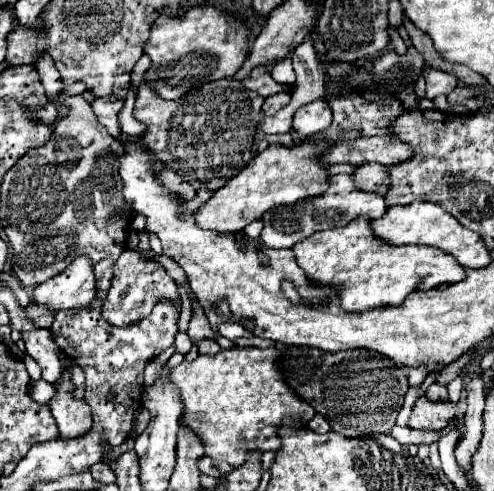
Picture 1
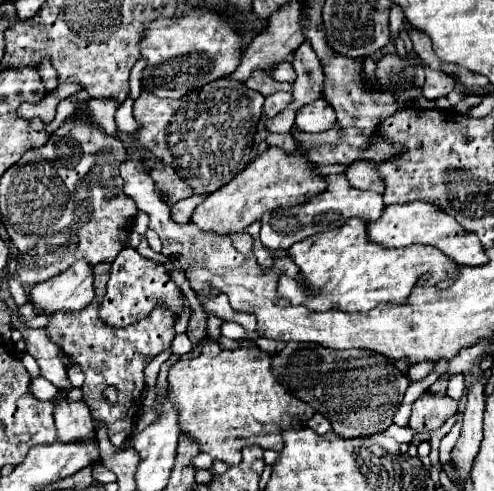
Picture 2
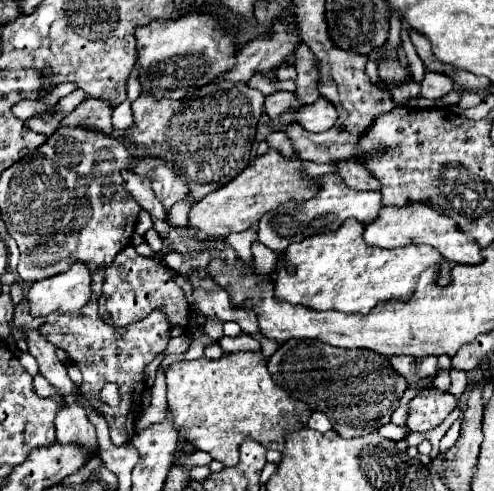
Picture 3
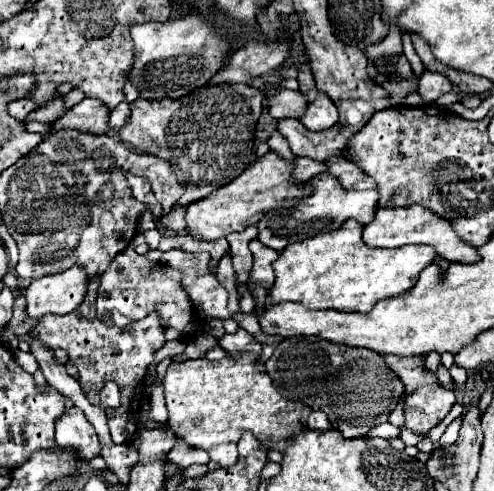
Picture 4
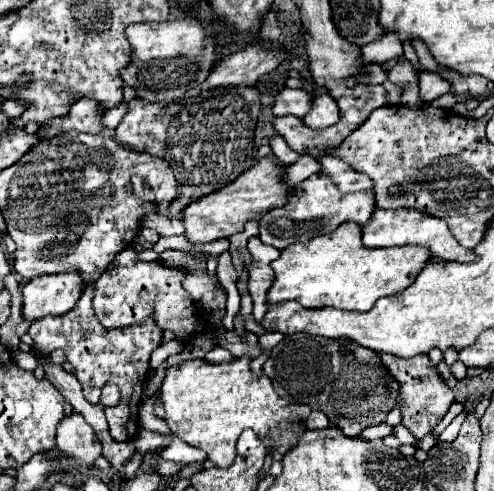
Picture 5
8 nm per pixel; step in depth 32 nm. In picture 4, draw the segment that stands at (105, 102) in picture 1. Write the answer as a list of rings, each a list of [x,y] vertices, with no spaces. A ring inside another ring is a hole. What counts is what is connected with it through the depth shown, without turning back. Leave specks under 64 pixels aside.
[[[84,98],[74,108],[70,108],[62,118],[50,122],[50,132],[58,132],[60,128],[76,128],[82,132],[102,134],[108,130],[108,108],[98,100]]]

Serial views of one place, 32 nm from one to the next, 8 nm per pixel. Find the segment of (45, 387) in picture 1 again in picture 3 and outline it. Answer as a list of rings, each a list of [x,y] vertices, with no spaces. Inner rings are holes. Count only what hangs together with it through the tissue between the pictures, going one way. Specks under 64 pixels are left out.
[[[40,374],[34,376],[34,390],[36,390],[36,394],[40,394],[40,396],[50,396],[50,394],[56,392],[56,390],[44,380],[44,376],[40,376]]]

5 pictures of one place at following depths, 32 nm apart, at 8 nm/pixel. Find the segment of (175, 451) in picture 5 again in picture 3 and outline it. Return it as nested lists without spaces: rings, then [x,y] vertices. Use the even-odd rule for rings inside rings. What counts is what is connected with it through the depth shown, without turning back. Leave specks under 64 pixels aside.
[[[176,448],[176,452],[174,452],[174,460],[180,460],[180,464],[188,464],[188,468],[190,466],[202,466],[202,464],[208,466],[212,462],[212,458],[202,450],[196,450],[190,456],[184,456],[184,452],[180,452],[180,448]]]

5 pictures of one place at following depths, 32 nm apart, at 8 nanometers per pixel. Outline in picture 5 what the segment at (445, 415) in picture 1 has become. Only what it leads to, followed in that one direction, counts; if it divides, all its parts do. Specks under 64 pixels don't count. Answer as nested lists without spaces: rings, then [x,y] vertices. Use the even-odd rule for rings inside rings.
[[[386,354],[384,366],[392,376],[398,380],[400,391],[398,395],[398,408],[402,412],[402,424],[412,432],[416,440],[422,440],[430,430],[436,428],[436,424],[444,418],[450,404],[454,402],[454,392],[446,384],[446,380],[440,376],[438,368],[430,364],[428,354],[424,356],[412,356],[412,358],[396,358]]]

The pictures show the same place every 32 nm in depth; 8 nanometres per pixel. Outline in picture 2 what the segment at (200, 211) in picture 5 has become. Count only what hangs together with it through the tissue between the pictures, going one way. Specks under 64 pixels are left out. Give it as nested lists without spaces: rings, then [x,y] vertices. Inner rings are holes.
[[[268,148],[252,164],[248,164],[248,168],[240,172],[240,176],[232,178],[224,188],[208,194],[206,200],[194,208],[190,220],[200,230],[216,232],[220,236],[244,232],[252,222],[258,222],[264,212],[280,208],[280,206],[308,202],[312,196],[316,196],[324,188],[326,188],[324,178],[312,172],[310,162],[298,150],[292,154],[286,154],[280,148]]]

